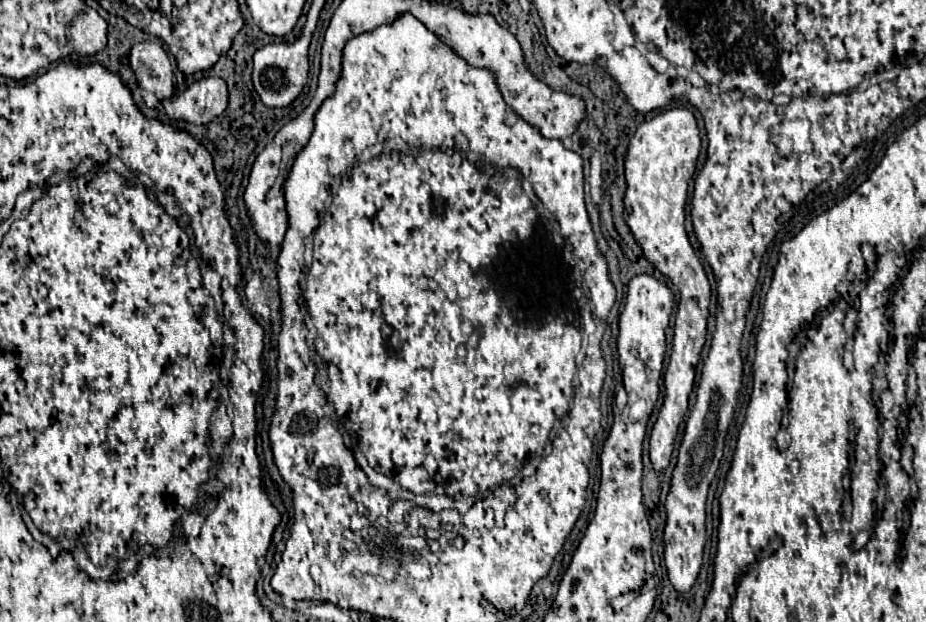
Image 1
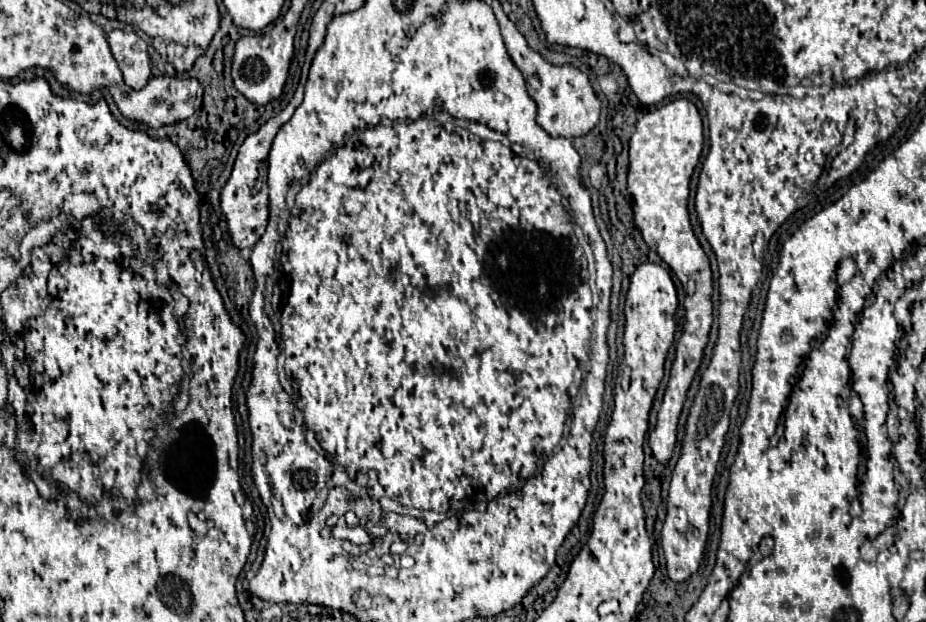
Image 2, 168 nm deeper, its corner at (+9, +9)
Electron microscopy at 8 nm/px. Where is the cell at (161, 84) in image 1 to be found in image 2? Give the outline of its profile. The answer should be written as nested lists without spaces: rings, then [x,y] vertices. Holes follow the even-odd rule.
[[[112,30],[106,34],[106,38],[112,56],[116,58],[124,74],[124,82],[134,90],[144,88],[152,78],[148,44],[136,32],[124,32],[124,30]]]

